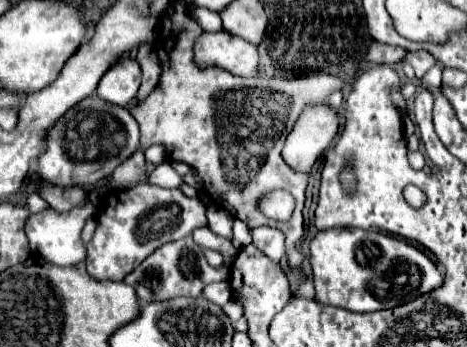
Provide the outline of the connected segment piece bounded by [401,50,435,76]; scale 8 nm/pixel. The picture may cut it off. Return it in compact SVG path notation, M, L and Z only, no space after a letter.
M419 50L419 52L407 52L405 58L401 60L401 64L411 64L413 70L417 72L417 76L423 76L433 64L435 64L435 58L425 52L425 50Z

